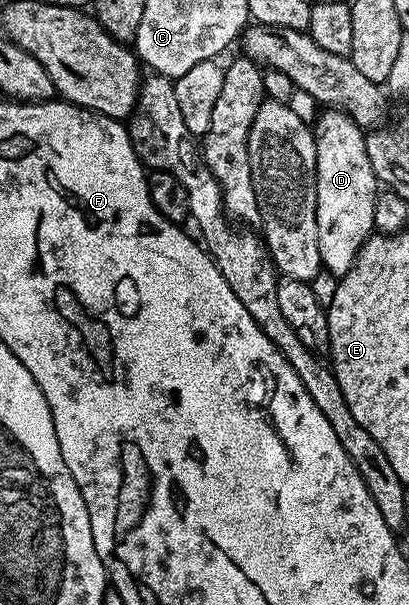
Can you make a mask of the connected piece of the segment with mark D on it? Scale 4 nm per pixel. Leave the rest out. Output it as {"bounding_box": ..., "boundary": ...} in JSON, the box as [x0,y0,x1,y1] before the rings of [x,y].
{"bounding_box":[314,108,378,276],"boundary":[[[328,108],[323,112],[320,123],[314,126],[318,252],[321,267],[327,273],[343,276],[356,263],[364,241],[374,233],[378,183],[366,152],[365,131],[343,110]]]}

